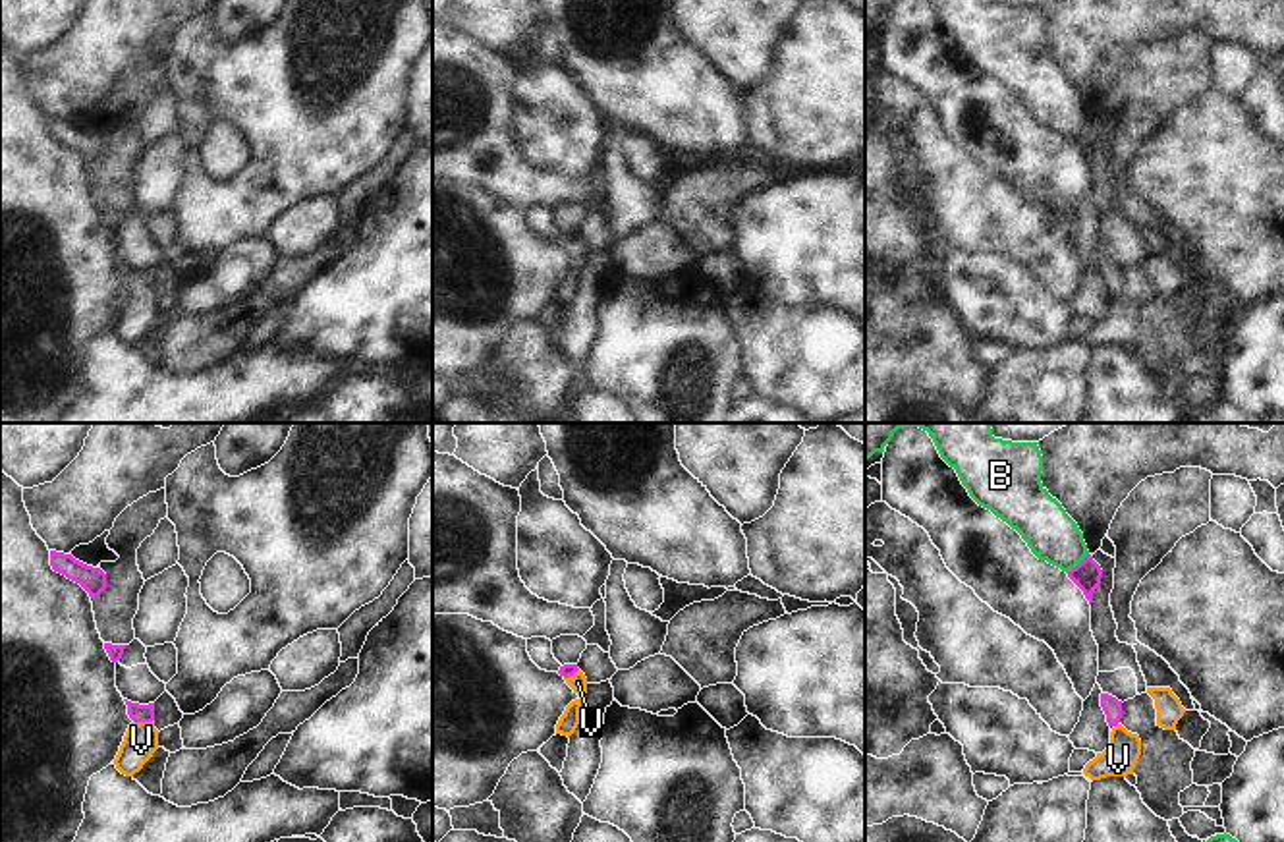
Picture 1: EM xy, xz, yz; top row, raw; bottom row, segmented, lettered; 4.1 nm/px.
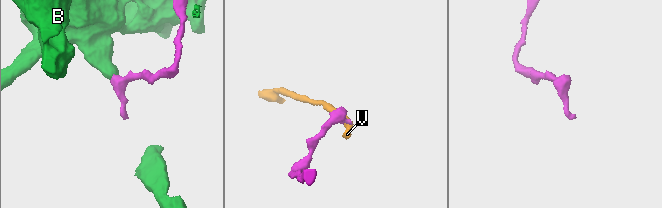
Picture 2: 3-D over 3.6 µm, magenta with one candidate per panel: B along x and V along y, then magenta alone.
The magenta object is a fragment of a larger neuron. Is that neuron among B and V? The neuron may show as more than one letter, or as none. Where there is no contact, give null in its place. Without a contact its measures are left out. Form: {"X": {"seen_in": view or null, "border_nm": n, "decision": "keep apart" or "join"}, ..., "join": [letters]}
{"B": {"seen_in": "yz", "border_nm": 130, "decision": "keep apart"}, "V": {"seen_in": "xy", "border_nm": 80, "decision": "join"}, "join": ["V"]}

